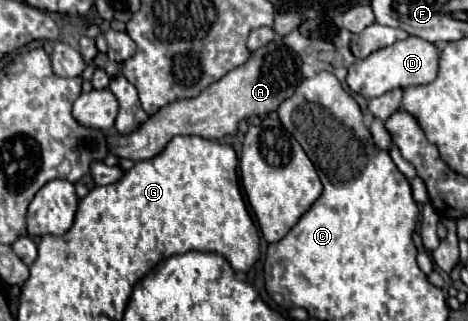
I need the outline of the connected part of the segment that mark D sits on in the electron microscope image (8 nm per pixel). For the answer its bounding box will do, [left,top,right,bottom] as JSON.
[348,37,440,99]

